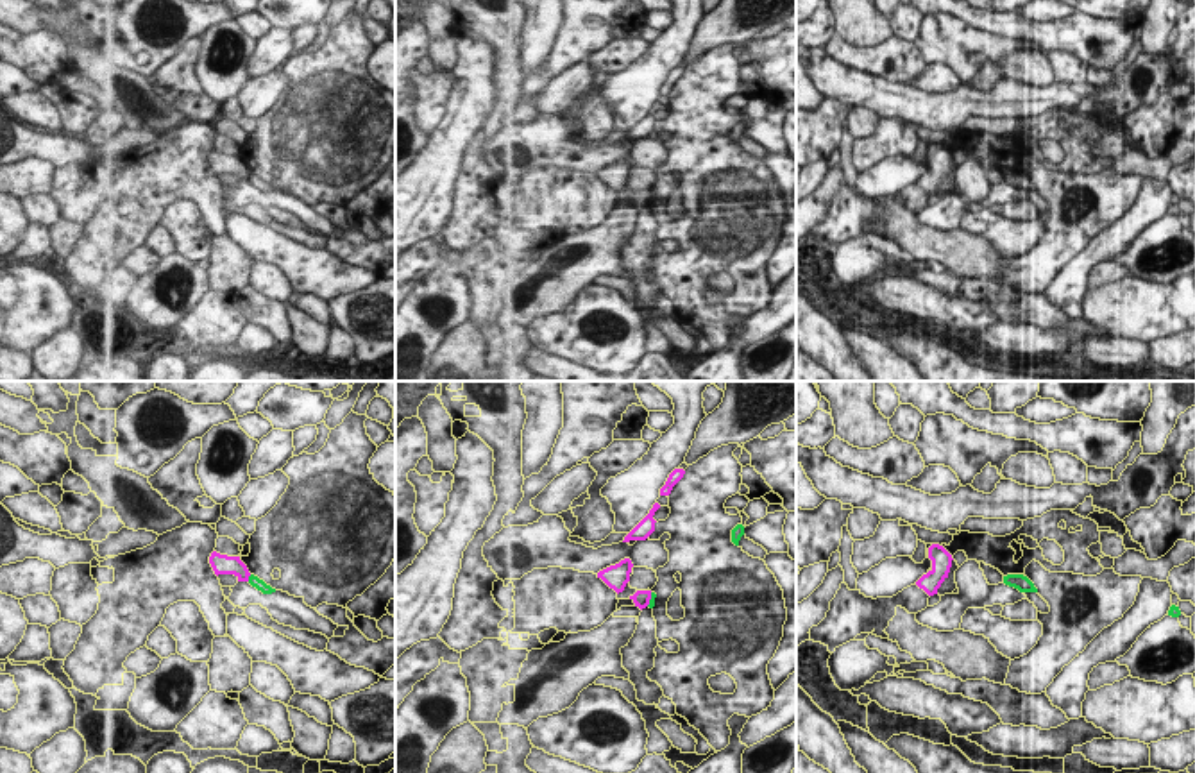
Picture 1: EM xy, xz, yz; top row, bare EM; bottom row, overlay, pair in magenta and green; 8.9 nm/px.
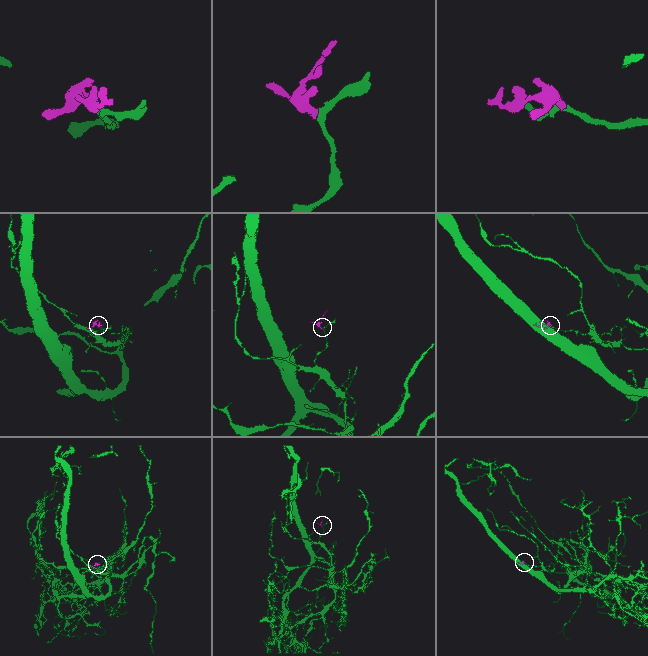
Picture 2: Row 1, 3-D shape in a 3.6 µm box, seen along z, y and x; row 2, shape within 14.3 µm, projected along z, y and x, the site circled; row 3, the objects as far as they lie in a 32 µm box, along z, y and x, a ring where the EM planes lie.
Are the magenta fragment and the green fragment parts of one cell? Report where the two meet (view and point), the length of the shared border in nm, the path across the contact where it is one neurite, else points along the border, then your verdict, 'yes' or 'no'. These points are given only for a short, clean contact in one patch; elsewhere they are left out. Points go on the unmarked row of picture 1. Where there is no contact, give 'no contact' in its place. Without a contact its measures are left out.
meets magenta in xy at (247, 178); contact 70 nm long; border along xy (251, 174), (247, 179); no

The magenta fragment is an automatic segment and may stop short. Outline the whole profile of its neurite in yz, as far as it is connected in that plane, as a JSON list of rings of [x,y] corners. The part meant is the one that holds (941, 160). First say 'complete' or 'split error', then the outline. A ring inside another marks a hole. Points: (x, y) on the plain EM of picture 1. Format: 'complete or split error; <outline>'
complete; [[[939,143],[928,147],[928,157],[932,159],[932,168],[923,174],[916,184],[923,188],[928,195],[937,193],[941,183],[948,177],[952,166],[952,154]]]

